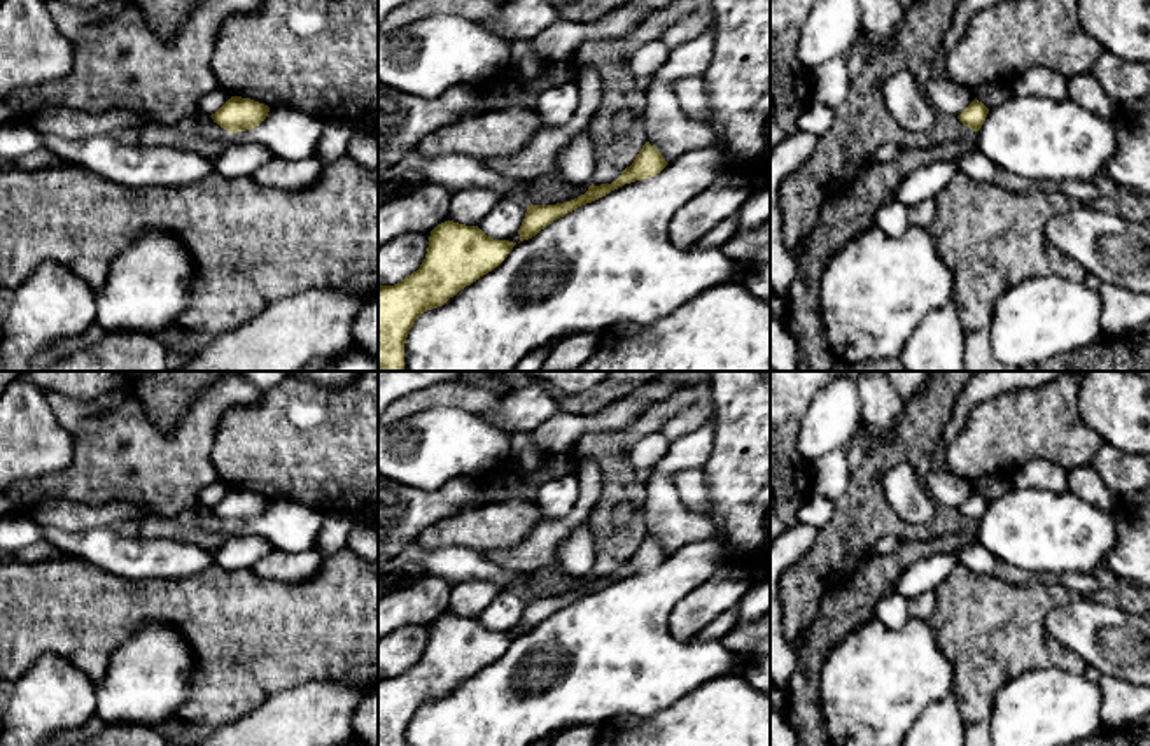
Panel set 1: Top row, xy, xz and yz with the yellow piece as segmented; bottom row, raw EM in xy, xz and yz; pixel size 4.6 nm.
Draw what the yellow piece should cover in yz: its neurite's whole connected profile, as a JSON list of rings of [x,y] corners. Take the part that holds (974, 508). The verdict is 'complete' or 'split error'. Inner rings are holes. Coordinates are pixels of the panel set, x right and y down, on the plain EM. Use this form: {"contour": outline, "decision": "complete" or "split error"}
{"contour": [[[977,490],[957,508],[957,511],[973,524],[978,524],[989,506],[989,501]]], "decision": "complete"}

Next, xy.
{"contour": [[[231,489],[210,510],[229,525],[238,525],[259,518],[270,504],[270,499],[250,490]]], "decision": "complete"}

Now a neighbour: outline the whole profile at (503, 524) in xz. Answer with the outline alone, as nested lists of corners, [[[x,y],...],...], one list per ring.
[[[534,501],[483,503],[424,529],[415,545],[422,550],[457,546],[488,553],[520,545],[541,520]]]

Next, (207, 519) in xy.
[[[196,506],[200,525],[212,532],[229,532],[229,524],[221,520],[208,506]]]

